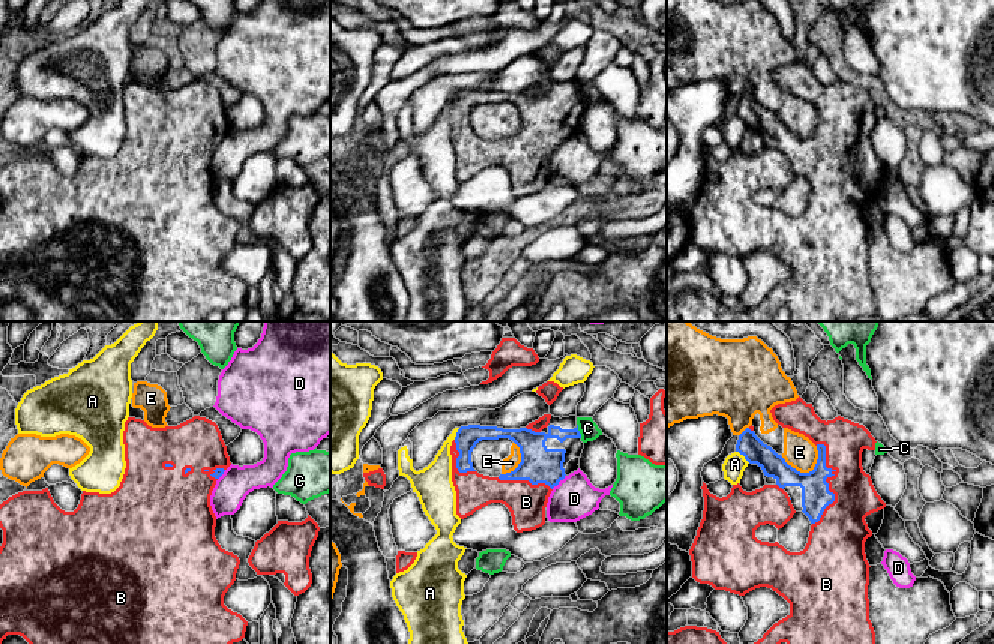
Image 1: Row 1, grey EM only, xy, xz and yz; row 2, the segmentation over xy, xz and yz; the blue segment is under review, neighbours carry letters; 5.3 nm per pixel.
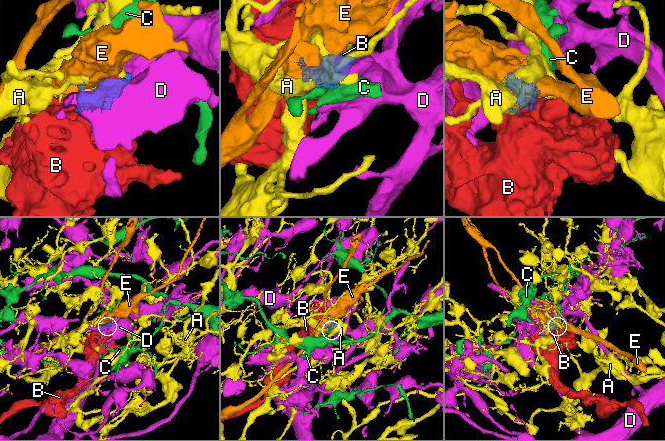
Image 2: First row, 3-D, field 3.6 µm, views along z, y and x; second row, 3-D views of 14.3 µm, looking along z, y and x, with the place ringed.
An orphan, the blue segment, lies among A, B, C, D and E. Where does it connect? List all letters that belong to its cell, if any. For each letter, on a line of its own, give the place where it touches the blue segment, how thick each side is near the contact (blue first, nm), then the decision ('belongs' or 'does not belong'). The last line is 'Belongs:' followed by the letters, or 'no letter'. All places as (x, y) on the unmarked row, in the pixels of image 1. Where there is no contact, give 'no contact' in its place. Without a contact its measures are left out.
A: yz (743, 119) | 130/120 nm | does not belong
B: yz (828, 147) | 160/260 nm | belongs
C: xz (578, 95) | 180/100 nm | does not belong
D: xz (559, 144) | 190/220 nm | does not belong
E: yz (805, 137) | 160/170 nm | does not belong
Belongs: B

